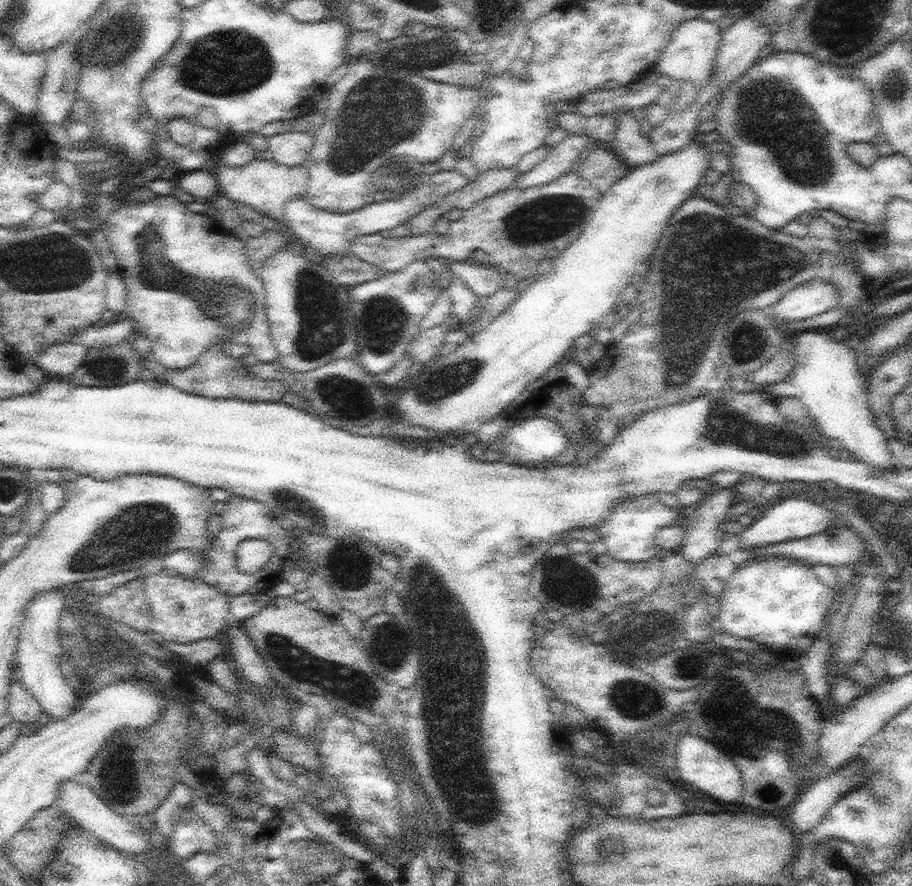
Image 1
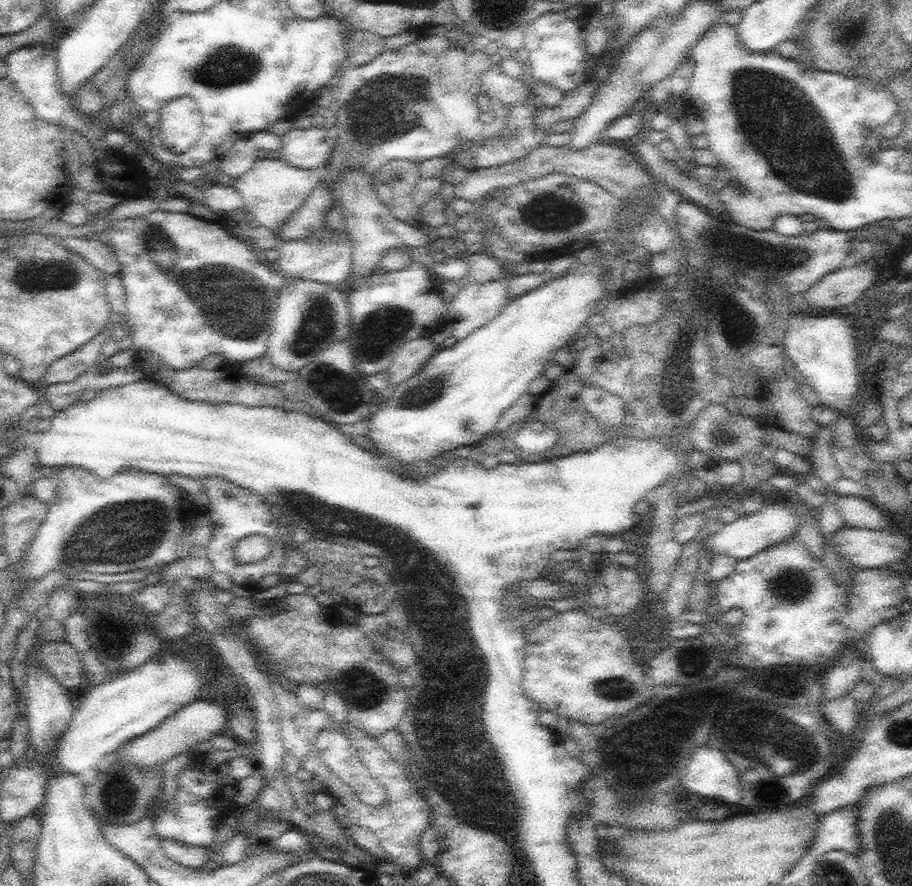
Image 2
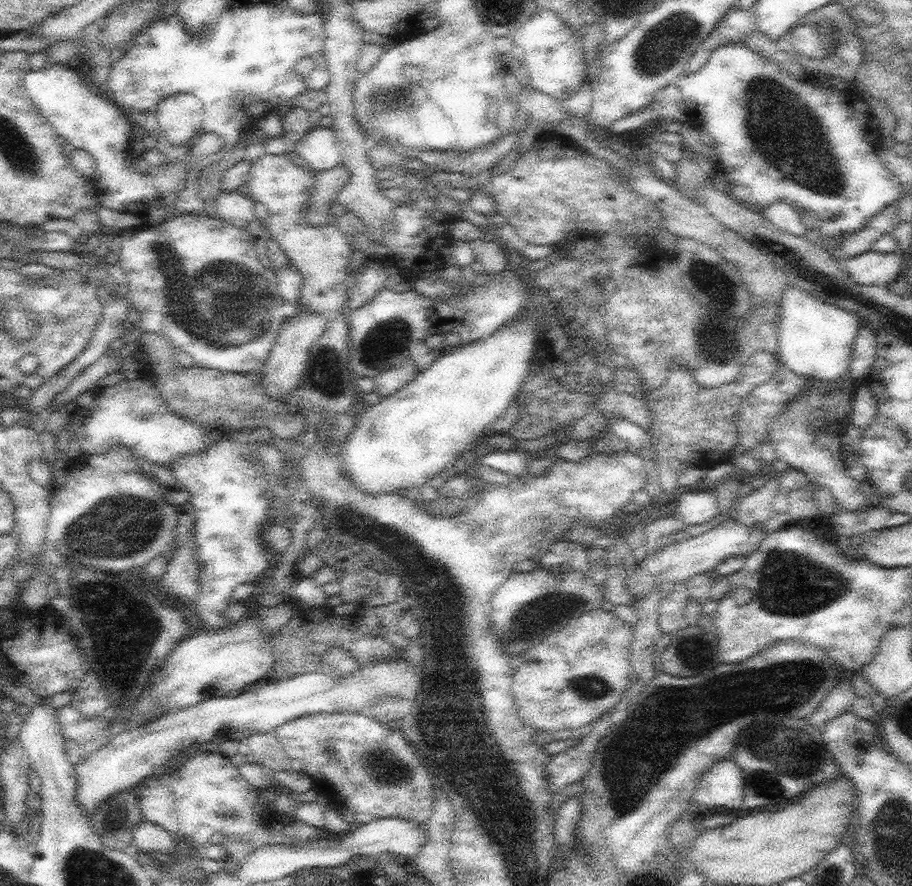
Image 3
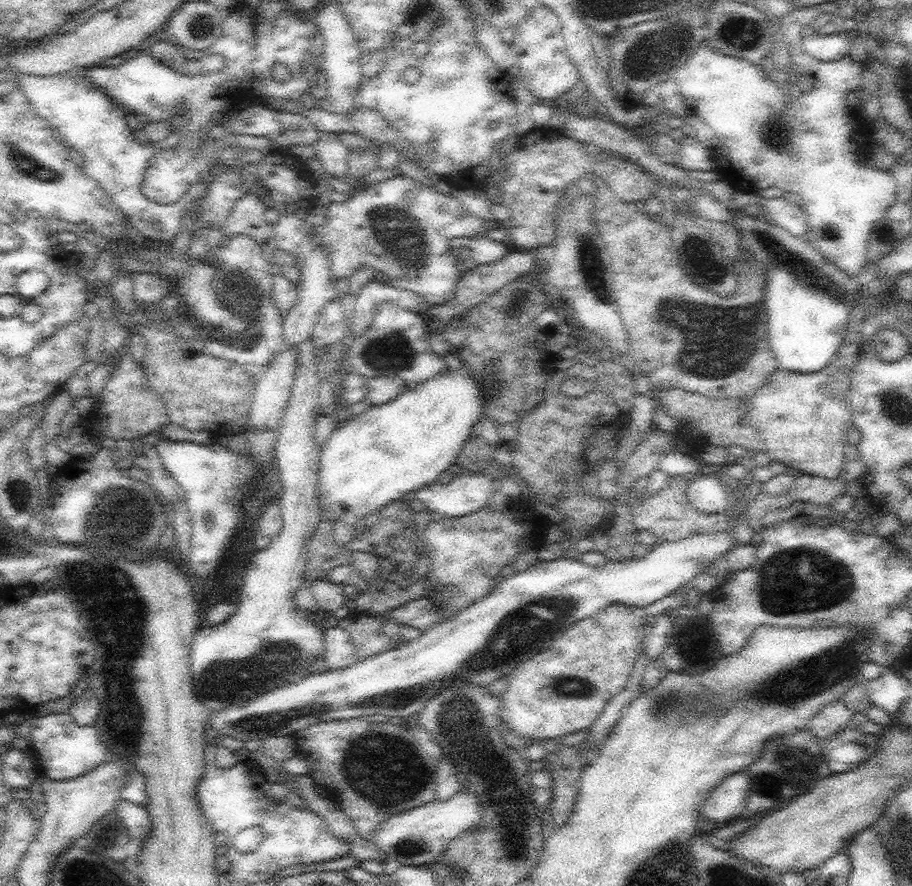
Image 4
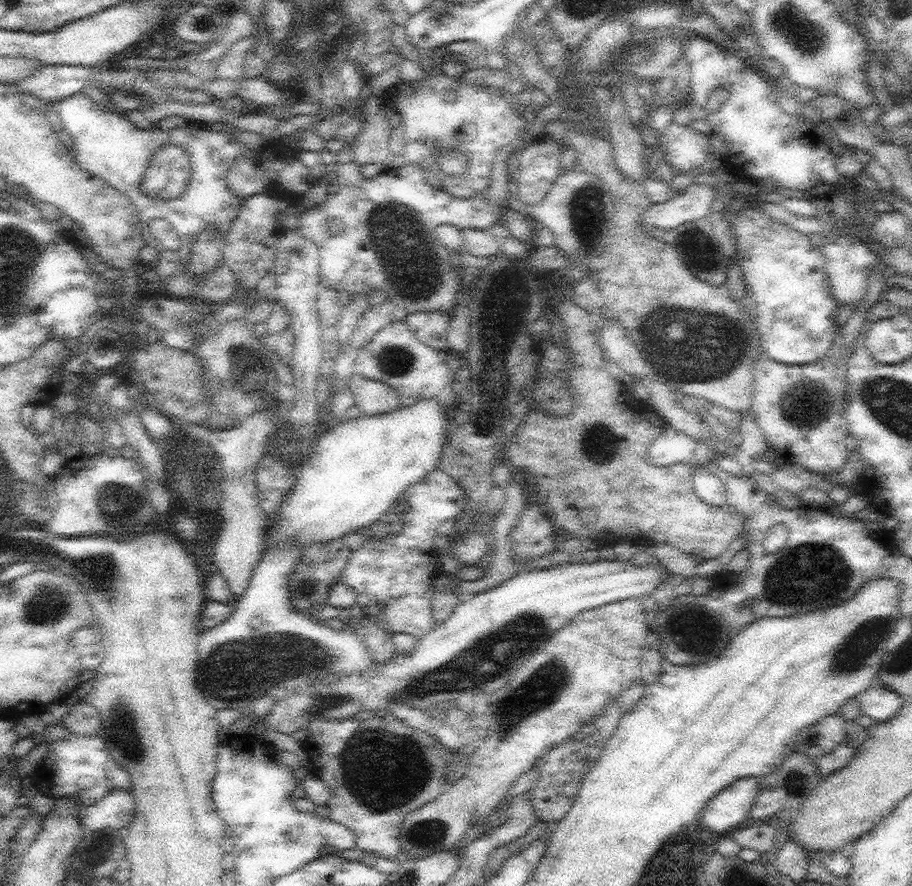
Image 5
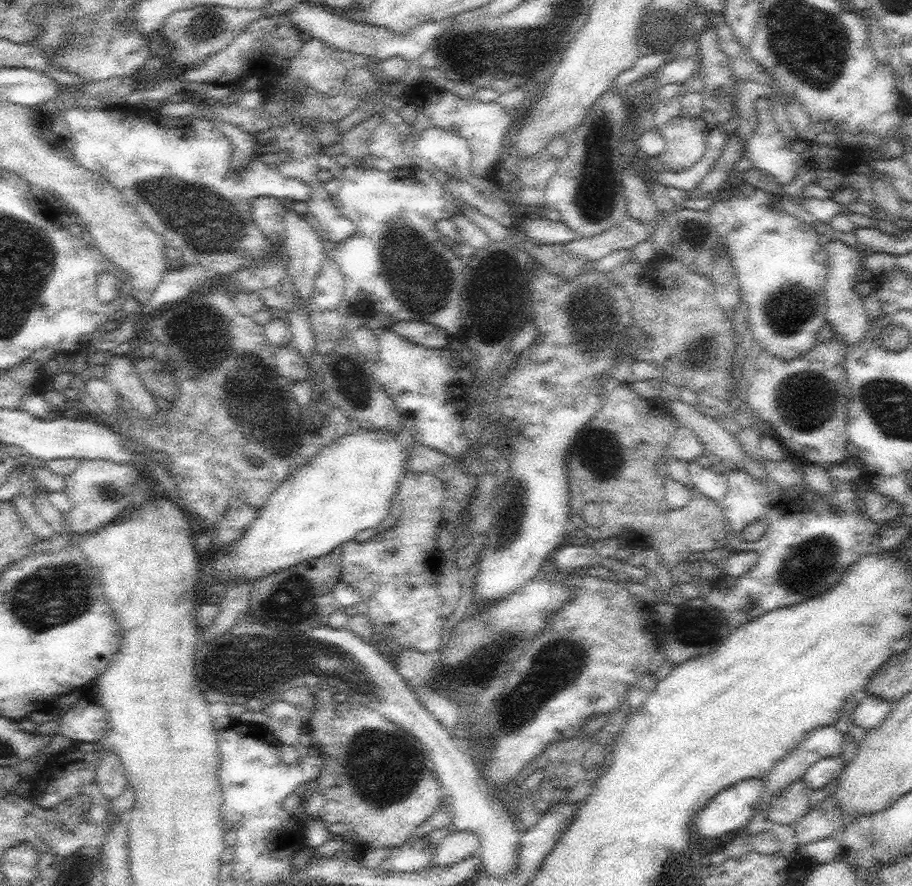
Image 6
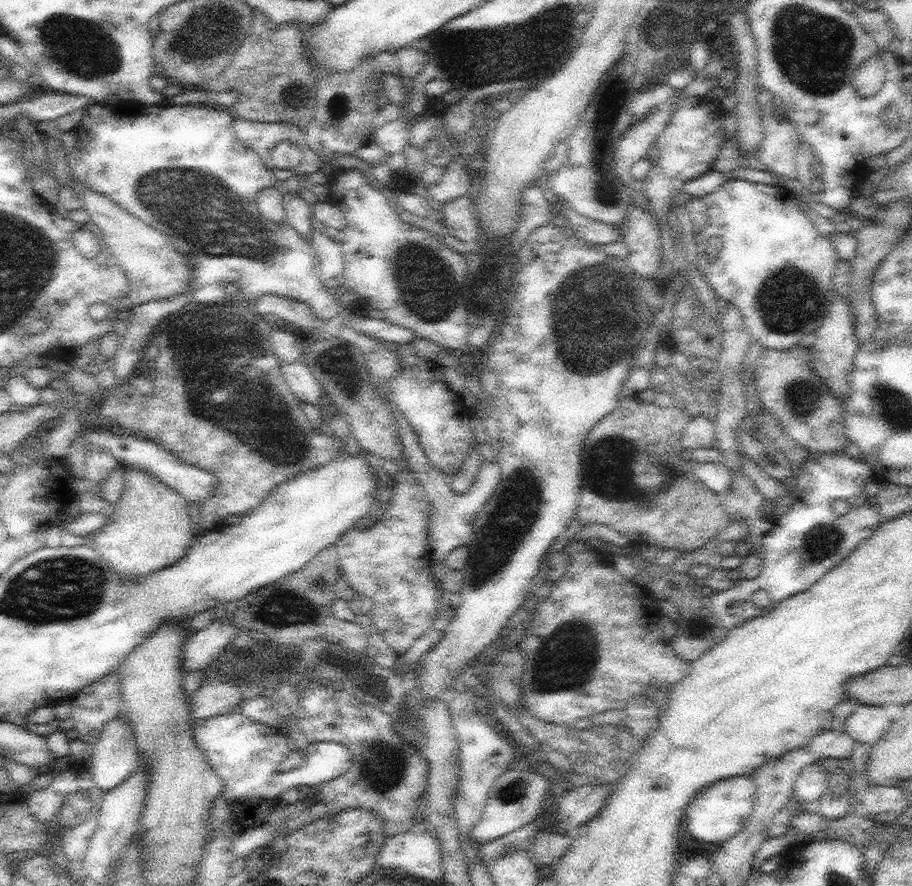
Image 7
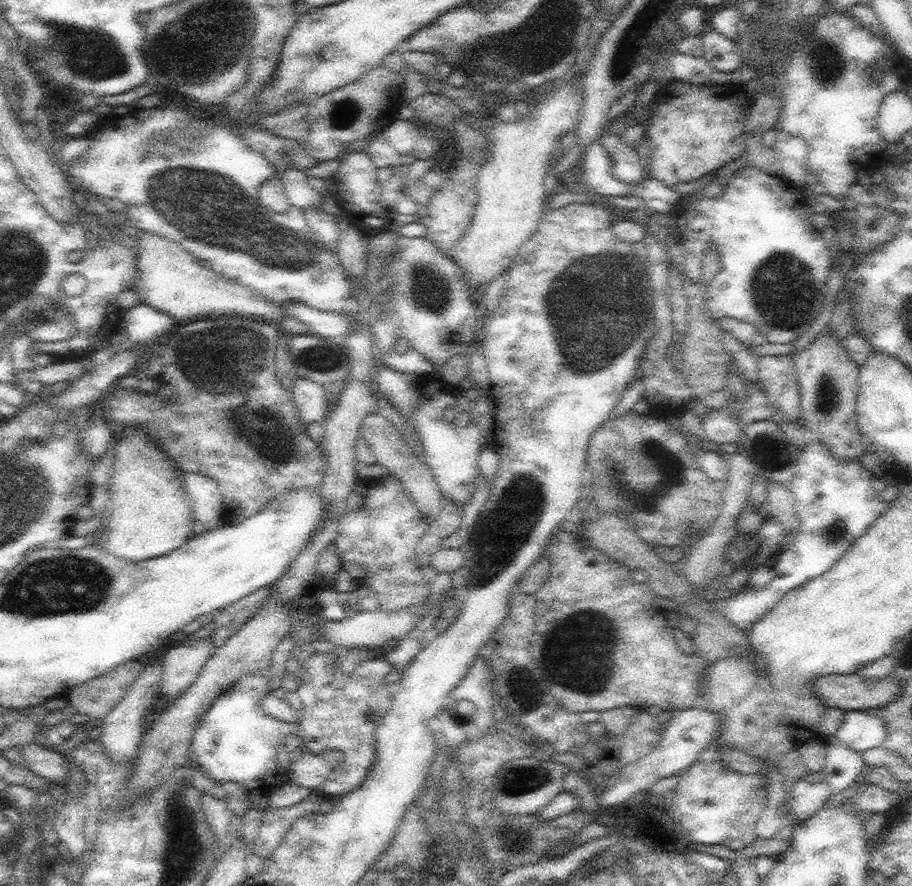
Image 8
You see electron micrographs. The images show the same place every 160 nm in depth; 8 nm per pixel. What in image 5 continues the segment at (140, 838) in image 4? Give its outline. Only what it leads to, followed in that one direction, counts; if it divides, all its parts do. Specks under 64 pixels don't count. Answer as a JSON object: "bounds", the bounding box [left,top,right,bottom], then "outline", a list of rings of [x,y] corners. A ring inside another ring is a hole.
{"bounds":[79,788,135,833],"outline":[[[113,788],[99,803],[84,807],[79,820],[85,833],[103,828],[128,828],[135,815],[135,798],[128,789]]]}

